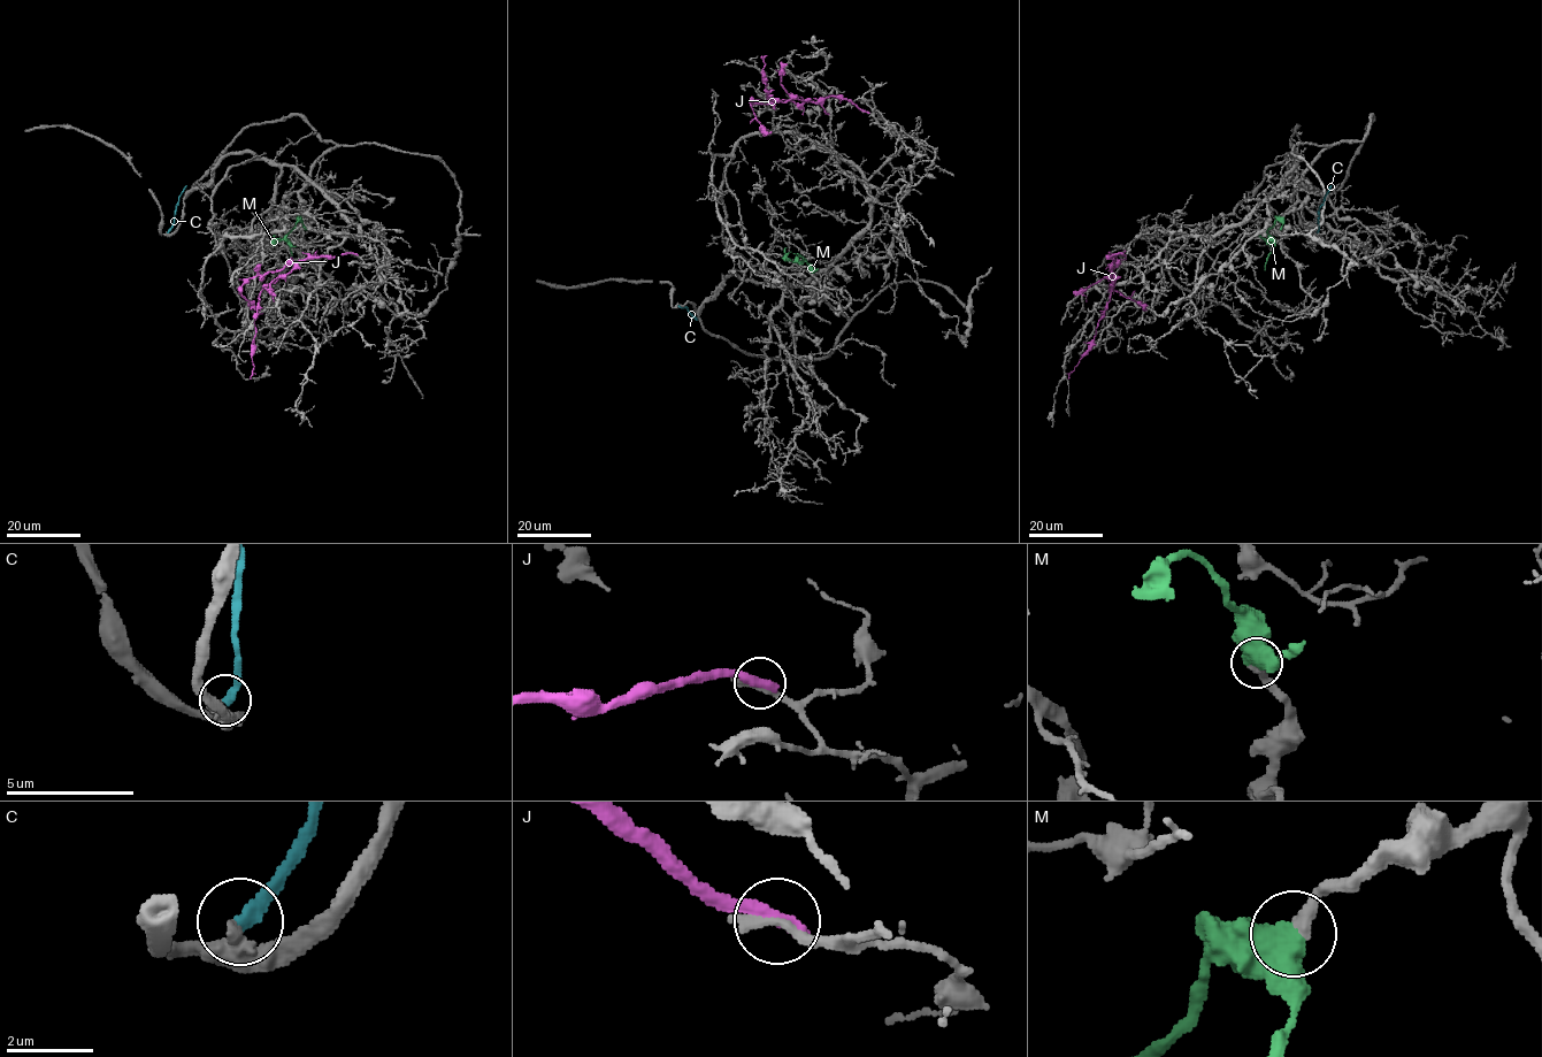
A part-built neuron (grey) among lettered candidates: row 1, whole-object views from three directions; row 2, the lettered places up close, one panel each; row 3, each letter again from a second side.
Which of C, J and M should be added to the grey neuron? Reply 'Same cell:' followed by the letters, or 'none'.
Same cell: M

